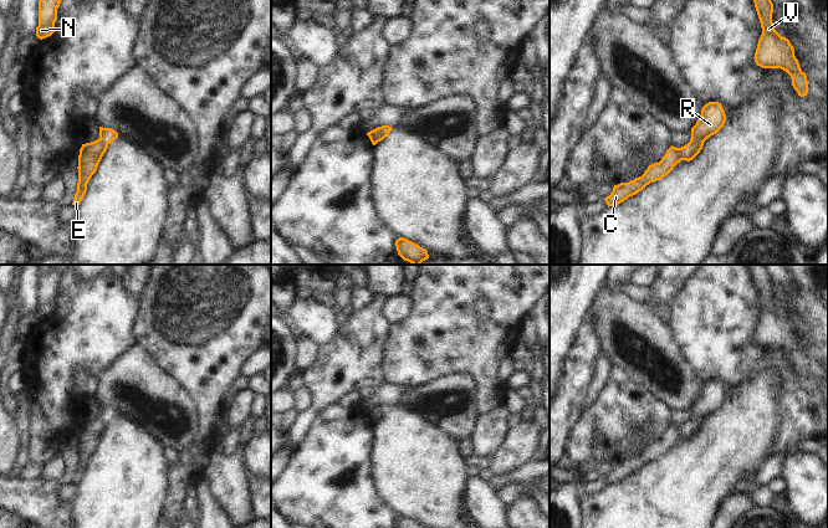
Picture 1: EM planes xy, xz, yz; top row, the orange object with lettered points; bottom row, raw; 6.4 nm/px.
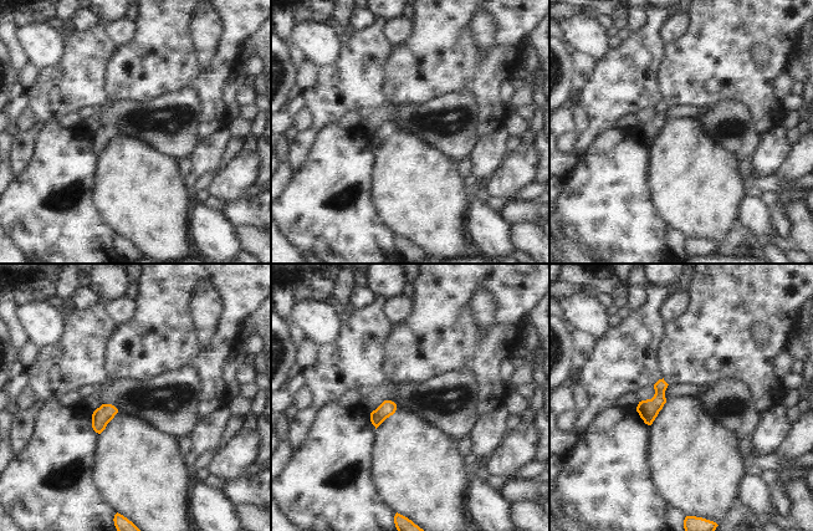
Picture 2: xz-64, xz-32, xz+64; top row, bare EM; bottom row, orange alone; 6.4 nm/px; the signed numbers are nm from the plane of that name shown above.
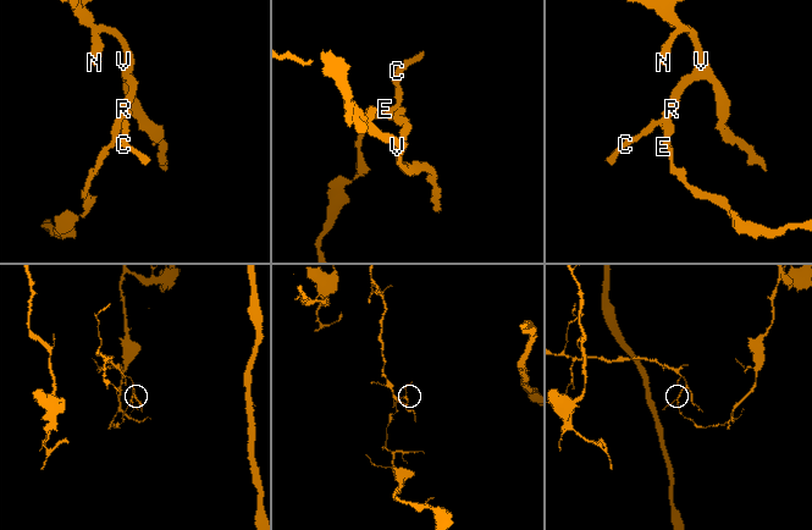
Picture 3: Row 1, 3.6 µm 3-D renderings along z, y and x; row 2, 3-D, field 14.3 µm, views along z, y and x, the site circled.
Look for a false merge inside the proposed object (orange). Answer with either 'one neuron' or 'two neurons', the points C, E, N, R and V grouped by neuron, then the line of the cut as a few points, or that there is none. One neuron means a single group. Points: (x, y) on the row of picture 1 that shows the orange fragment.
two neurons; groups C E / N R V; cut xz (381, 127), (378, 141)

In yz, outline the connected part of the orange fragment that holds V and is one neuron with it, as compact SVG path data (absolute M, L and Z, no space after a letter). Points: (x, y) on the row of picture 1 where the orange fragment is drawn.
M753 0L761 22L762 35L755 52L755 62L762 68L781 68L792 78L792 86L798 96L808 93L808 81L794 56L789 40L782 37L772 22L773 4L771 0Z

